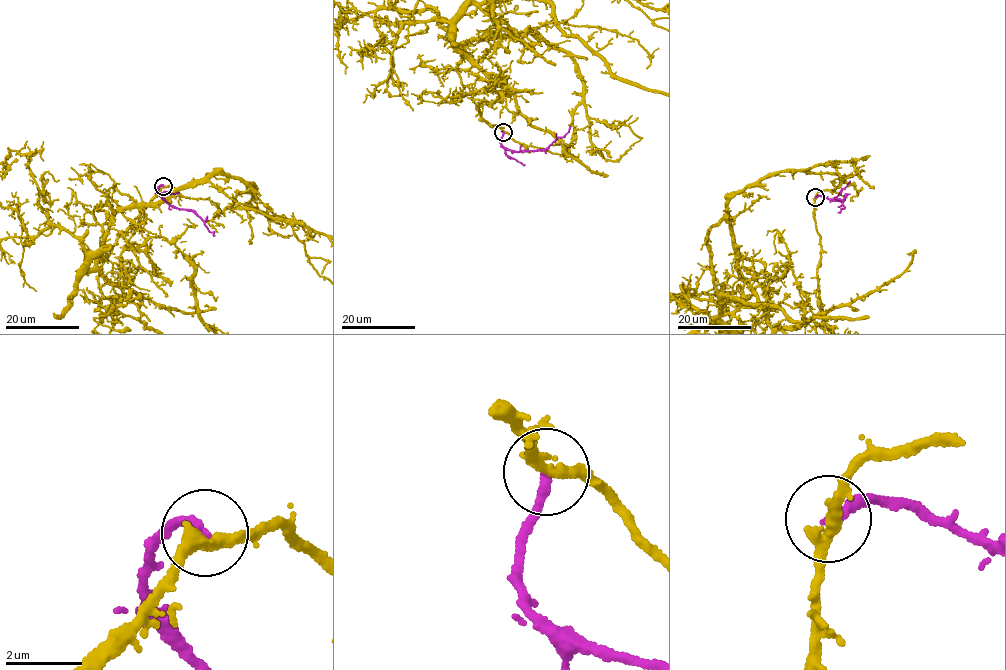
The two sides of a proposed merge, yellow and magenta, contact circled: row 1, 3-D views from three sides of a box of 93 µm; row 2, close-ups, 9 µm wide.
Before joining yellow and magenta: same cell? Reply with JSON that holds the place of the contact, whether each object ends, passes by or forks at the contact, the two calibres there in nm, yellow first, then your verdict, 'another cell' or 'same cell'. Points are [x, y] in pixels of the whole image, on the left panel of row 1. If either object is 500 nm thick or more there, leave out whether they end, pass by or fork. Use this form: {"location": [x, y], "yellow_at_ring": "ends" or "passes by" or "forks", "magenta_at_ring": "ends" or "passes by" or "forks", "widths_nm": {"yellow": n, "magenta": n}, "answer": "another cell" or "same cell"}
{"location": [163, 186], "yellow_at_ring": "passes by", "magenta_at_ring": "ends", "widths_nm": {"yellow": 320, "magenta": 240}, "answer": "another cell"}

